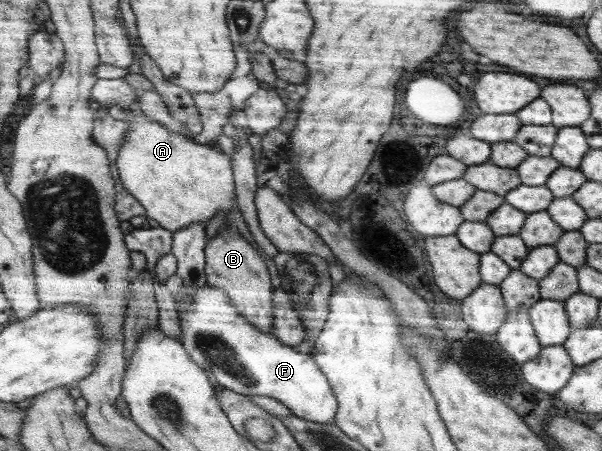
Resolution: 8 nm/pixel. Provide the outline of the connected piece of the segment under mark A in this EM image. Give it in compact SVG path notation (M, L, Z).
M136 106L124 107L124 110L127 112L124 121L128 124L128 140L121 145L117 168L125 190L144 206L146 217L153 218L160 227L174 233L199 221L207 224L218 212L224 211L227 216L232 208L237 208L235 176L232 174L233 166L228 156L171 131L164 123L150 119Z

